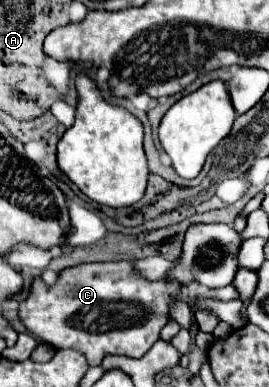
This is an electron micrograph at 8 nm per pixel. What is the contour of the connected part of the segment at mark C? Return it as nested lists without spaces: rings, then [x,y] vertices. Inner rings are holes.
[[[118,260],[118,262],[102,262],[102,264],[80,264],[76,268],[64,270],[54,286],[46,286],[42,278],[34,280],[30,296],[20,302],[20,318],[24,326],[38,338],[46,340],[54,348],[72,348],[82,352],[88,358],[90,366],[100,366],[104,356],[128,356],[142,358],[152,344],[158,340],[160,330],[172,320],[170,304],[180,298],[178,280],[160,278],[148,280],[140,276],[134,268],[134,260]]]

